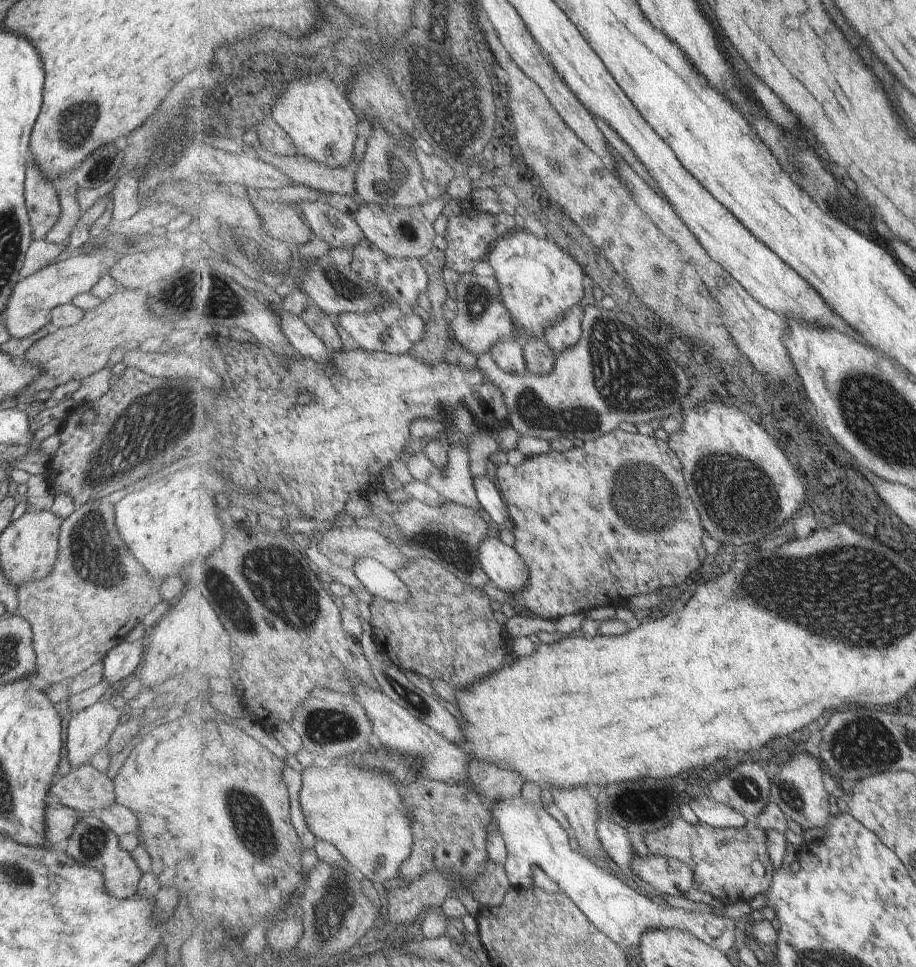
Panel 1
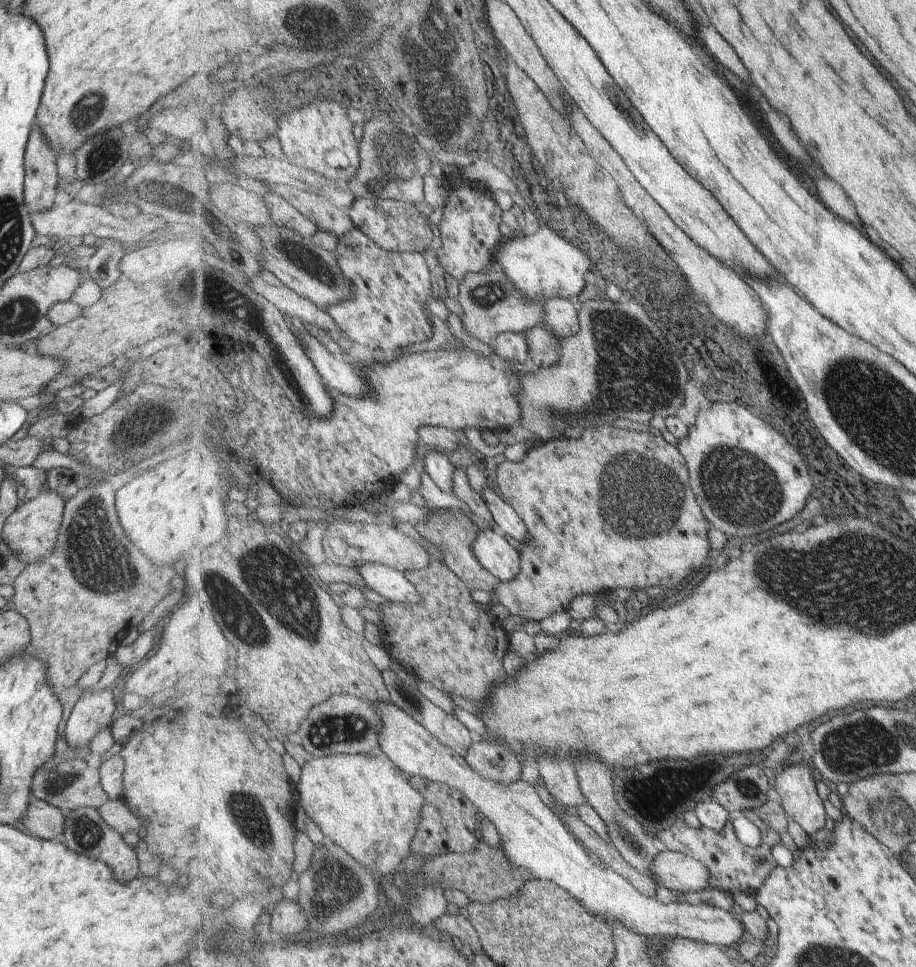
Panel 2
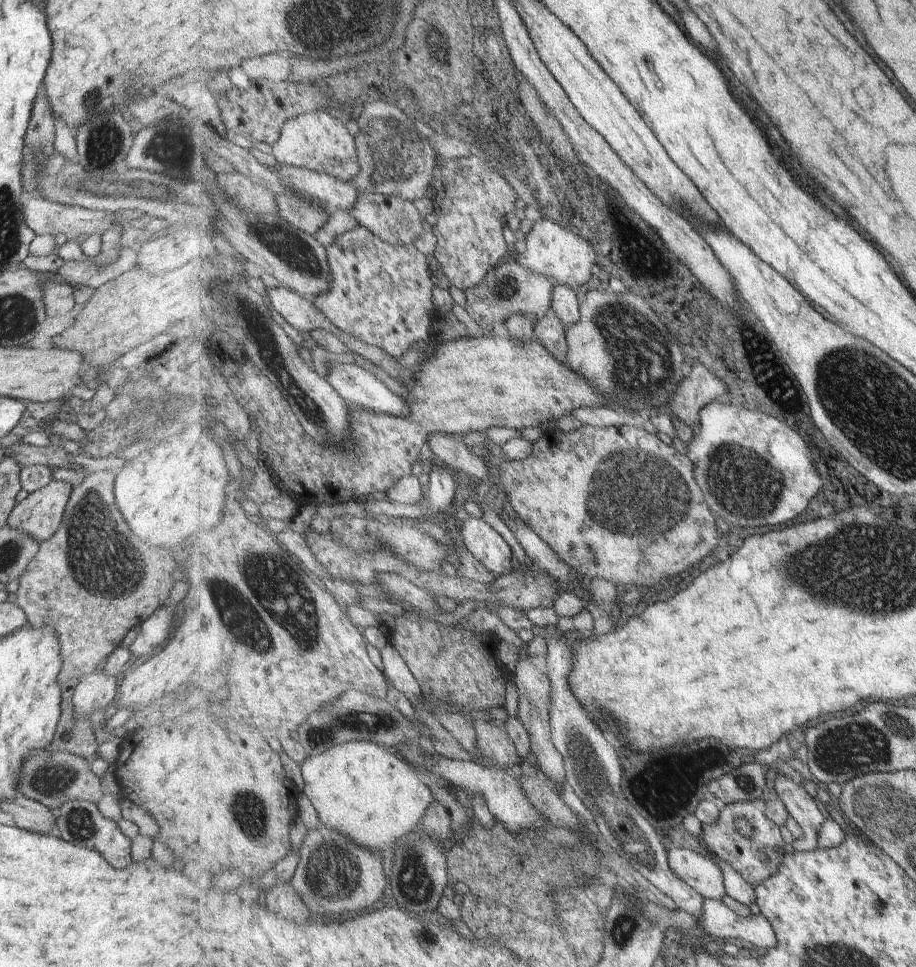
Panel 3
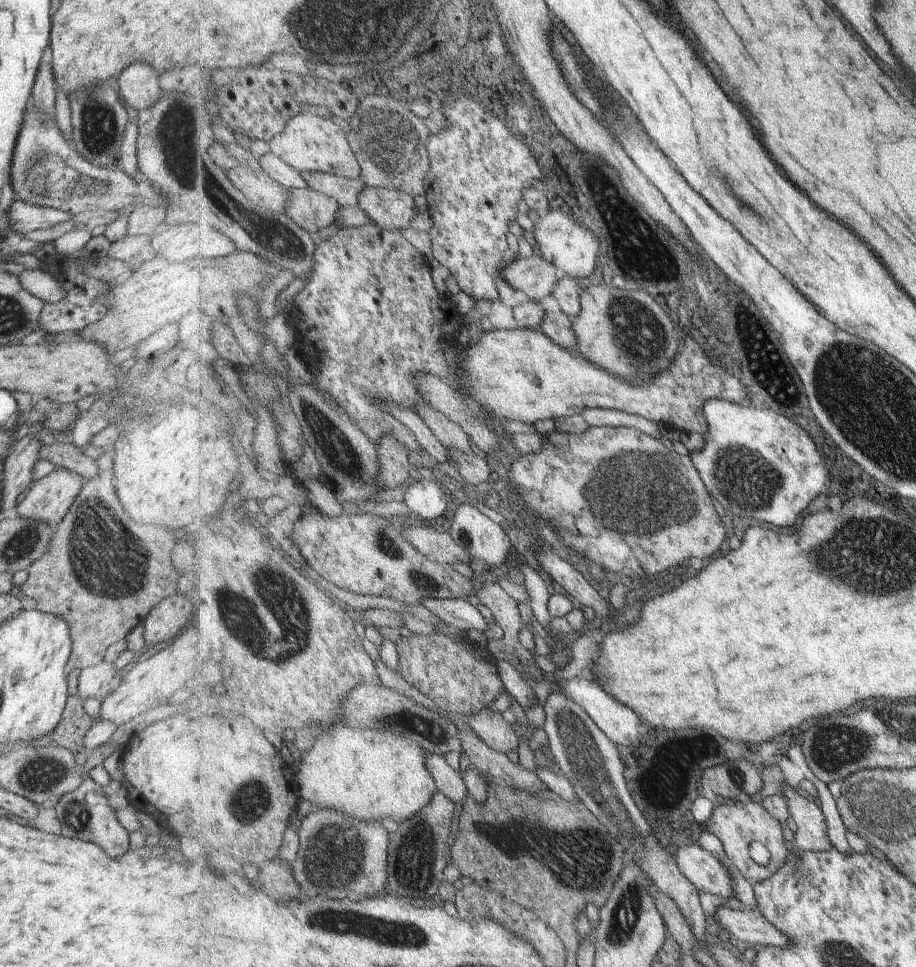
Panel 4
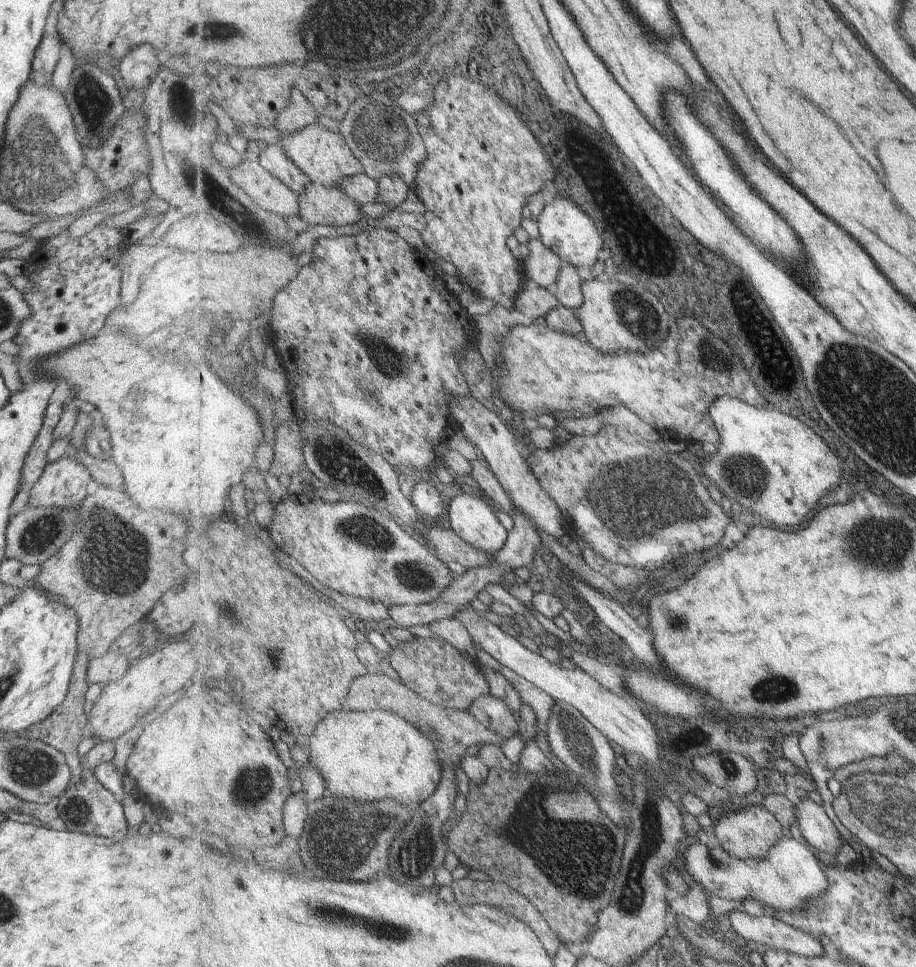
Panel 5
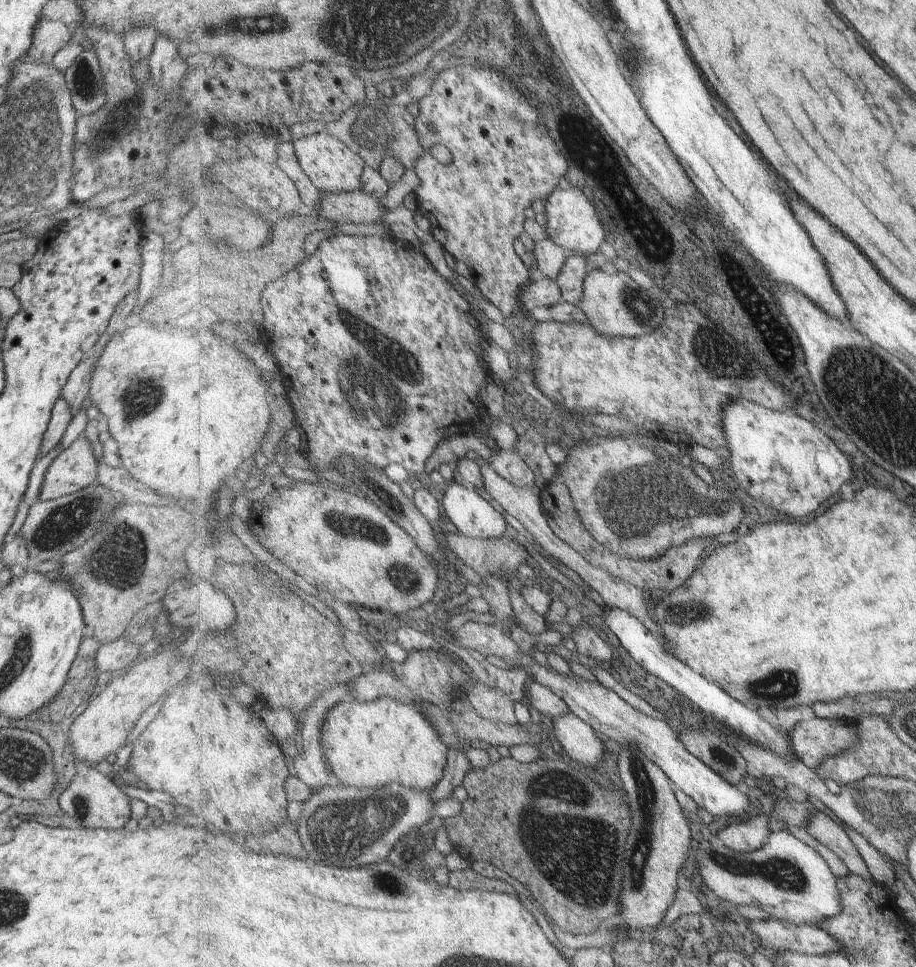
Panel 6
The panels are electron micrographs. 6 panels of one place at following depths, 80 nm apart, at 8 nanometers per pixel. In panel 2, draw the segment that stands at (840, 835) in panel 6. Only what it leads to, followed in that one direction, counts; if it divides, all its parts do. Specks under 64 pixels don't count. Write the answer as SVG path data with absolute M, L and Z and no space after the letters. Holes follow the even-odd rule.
M810 764L790 765L777 772L775 789L781 795L782 806L802 828L813 835L829 826L826 802L820 796L814 768Z

